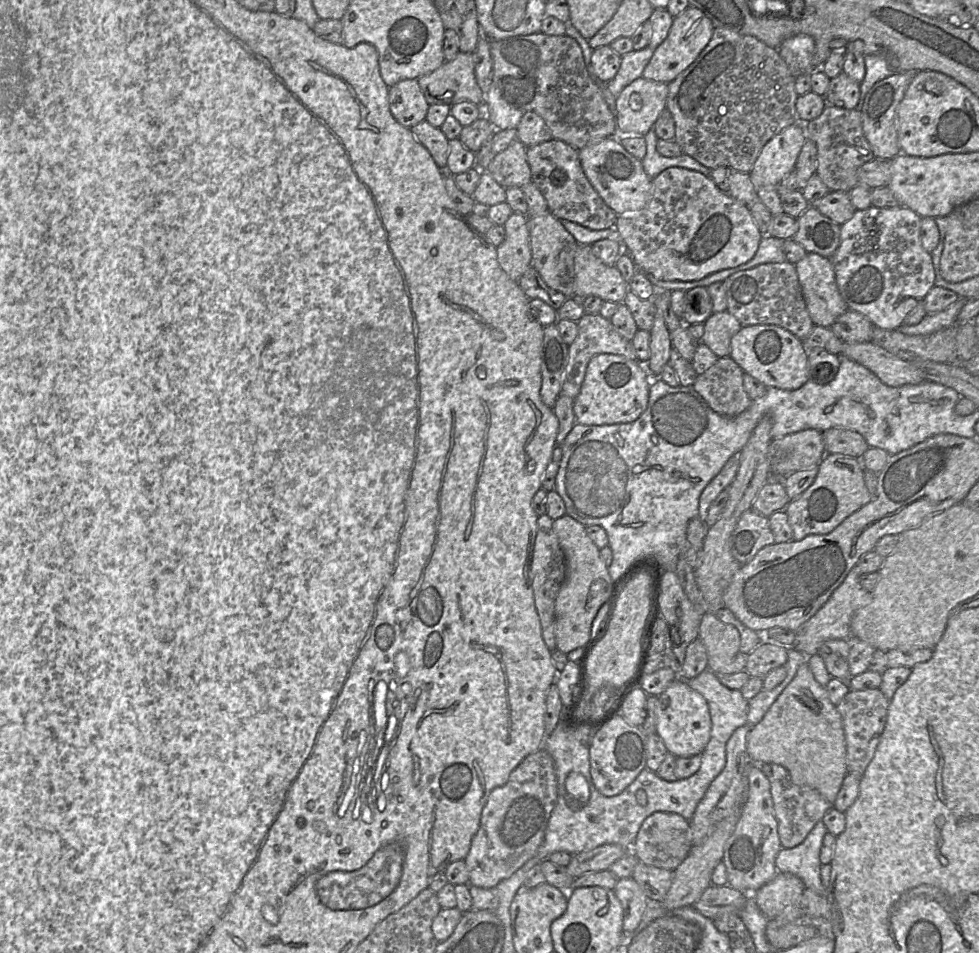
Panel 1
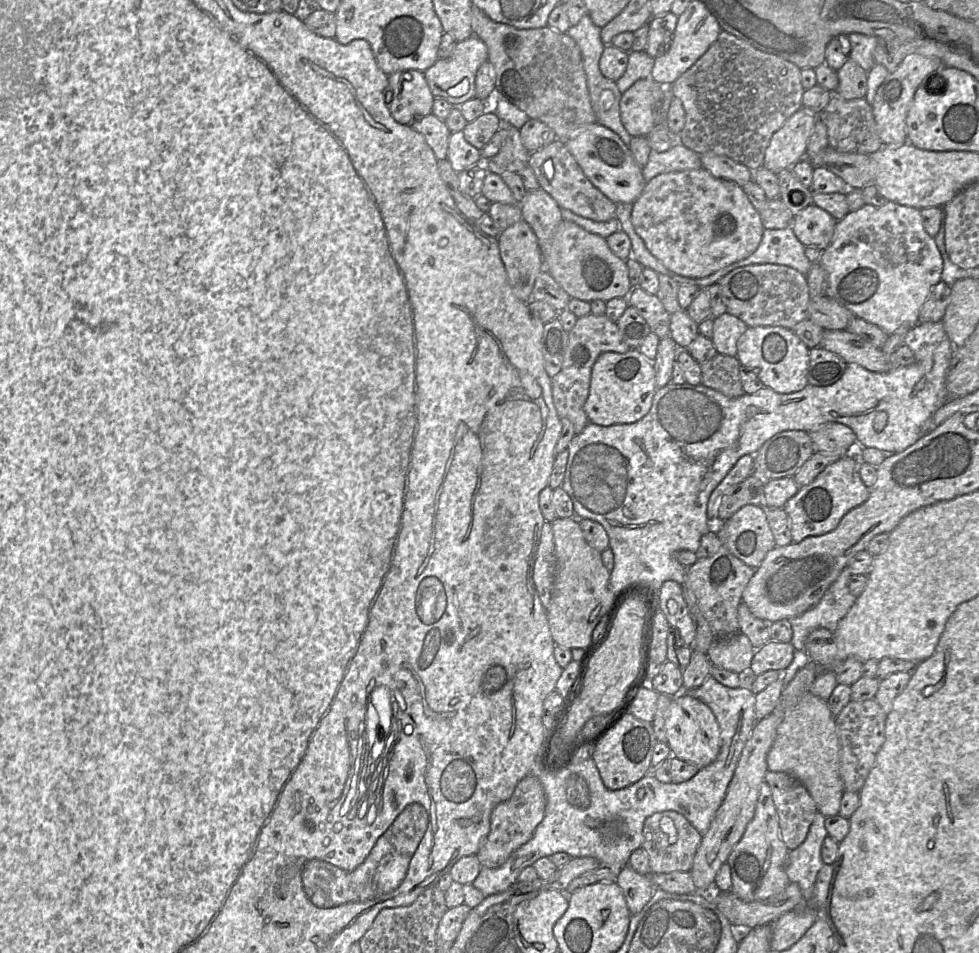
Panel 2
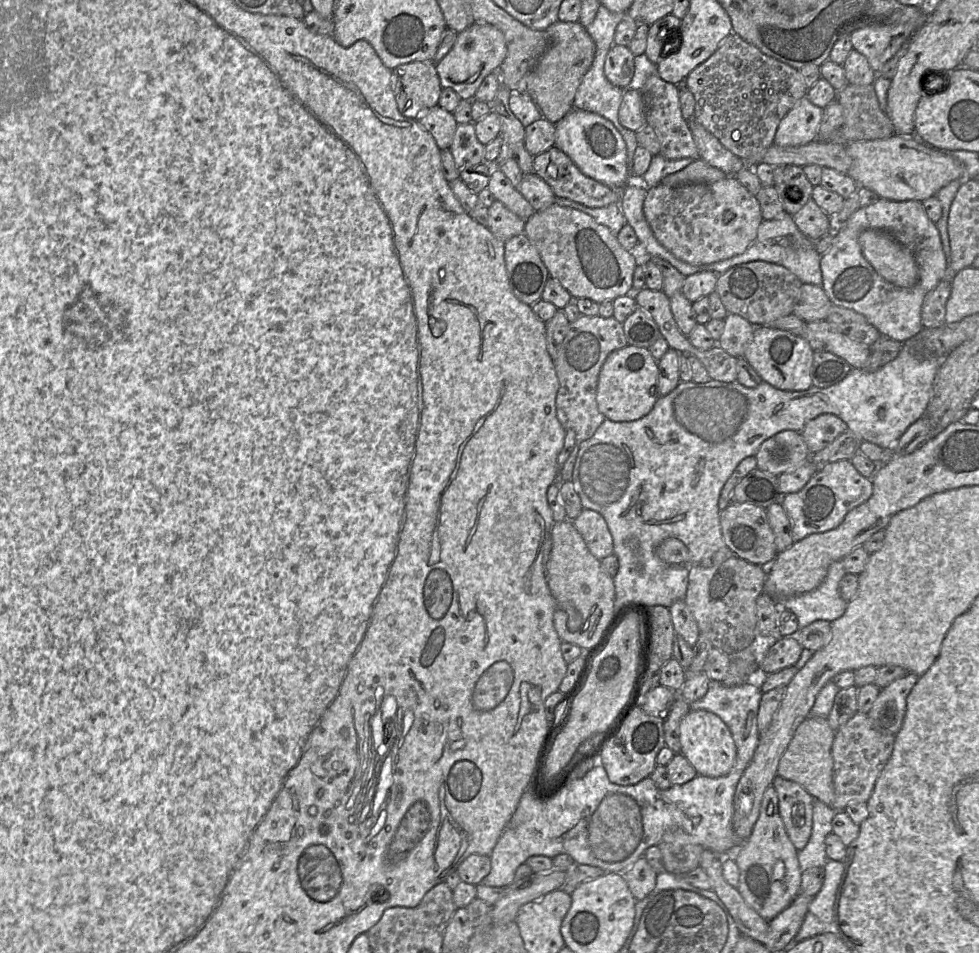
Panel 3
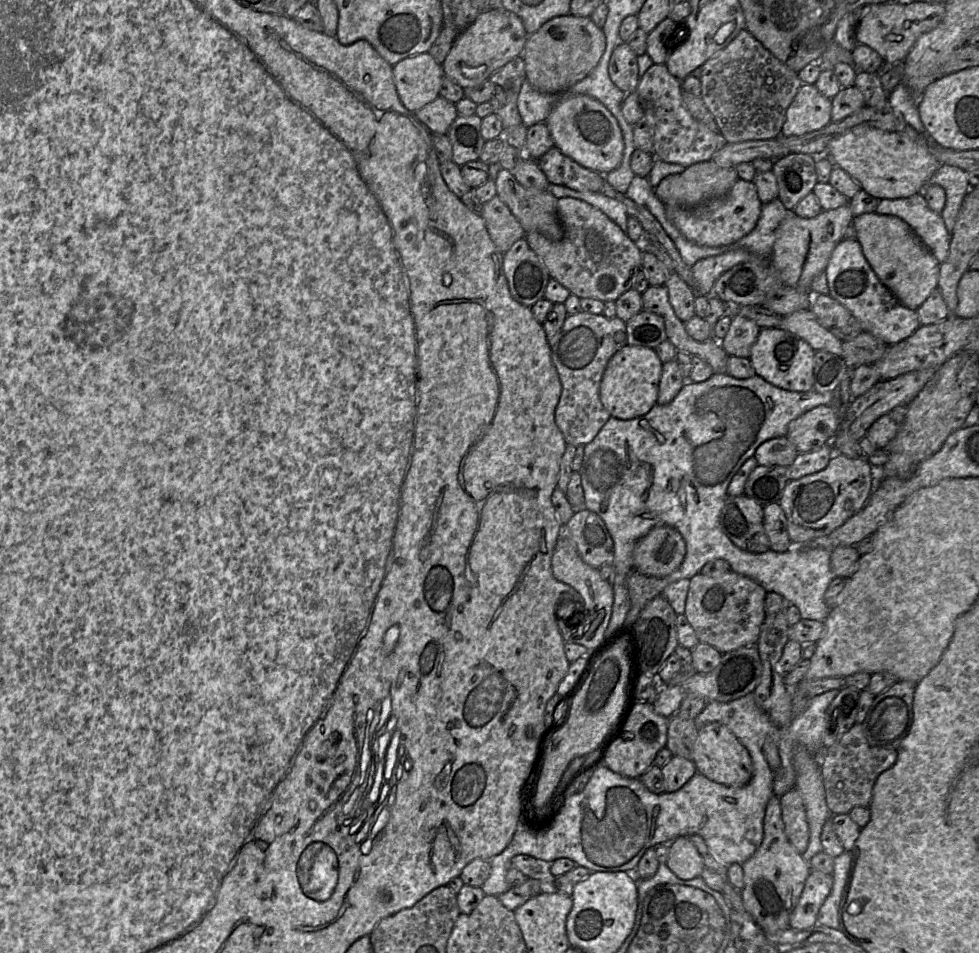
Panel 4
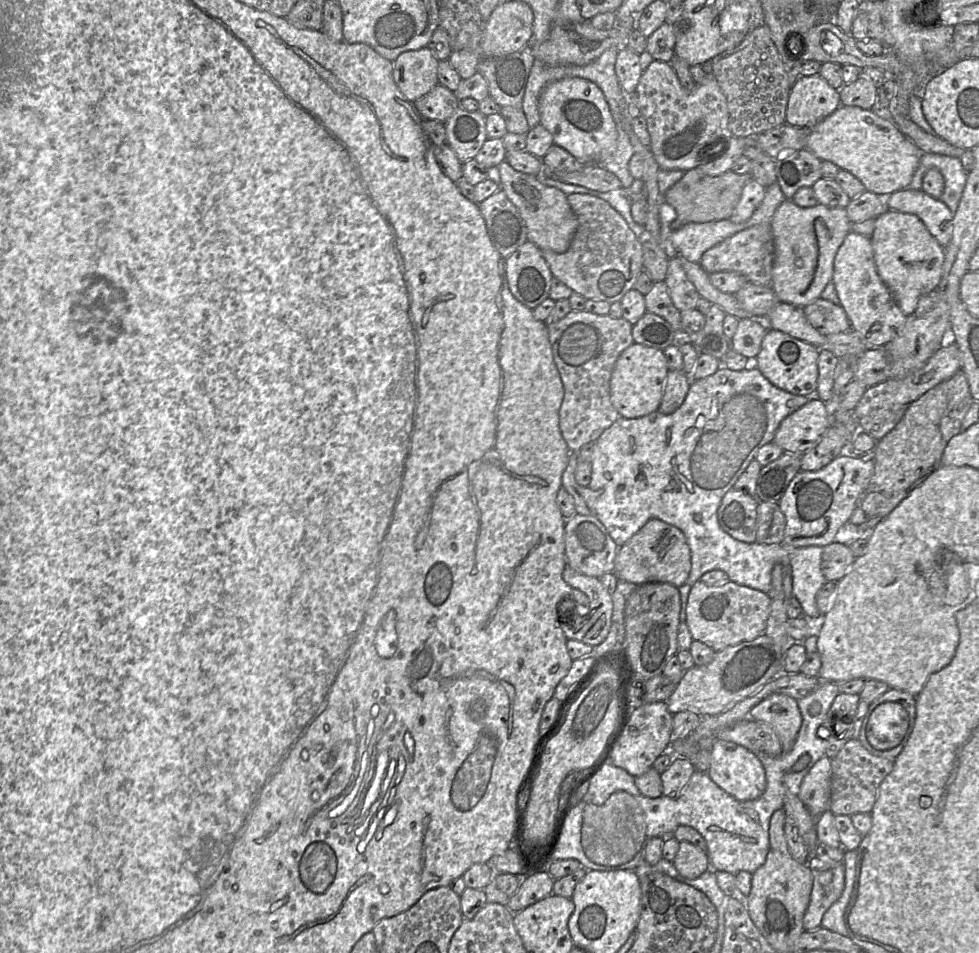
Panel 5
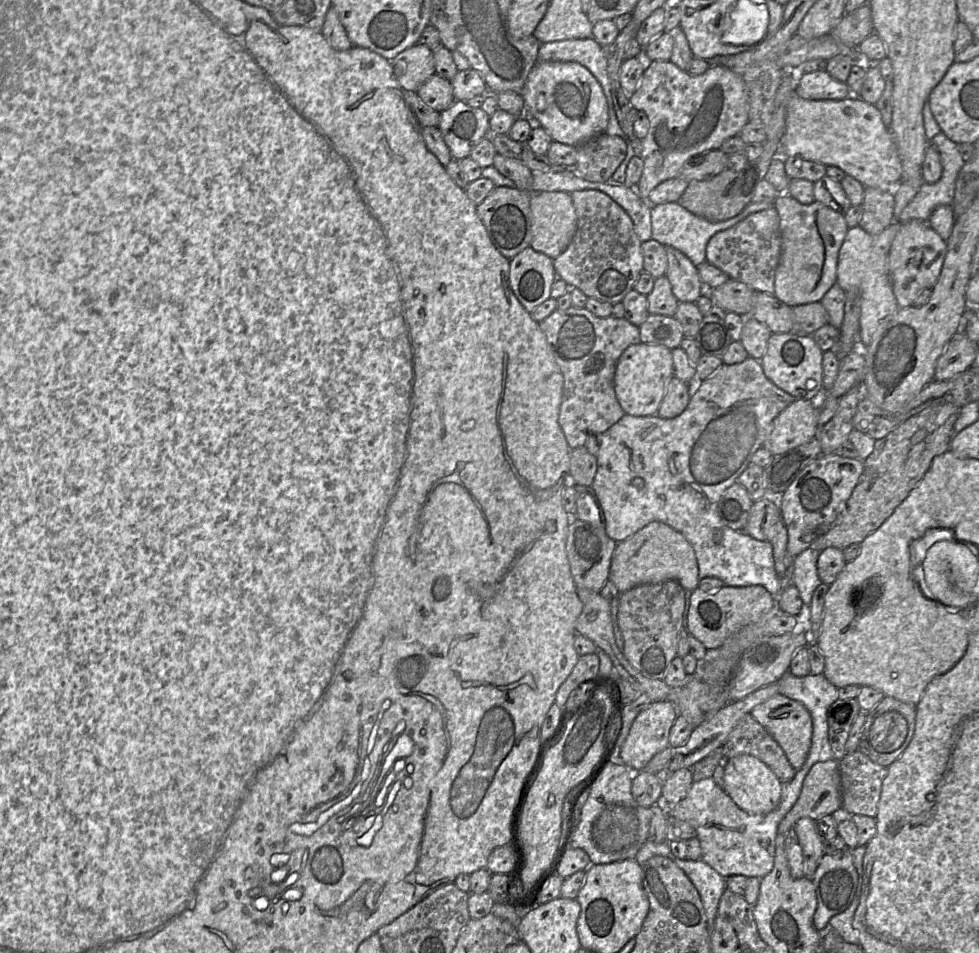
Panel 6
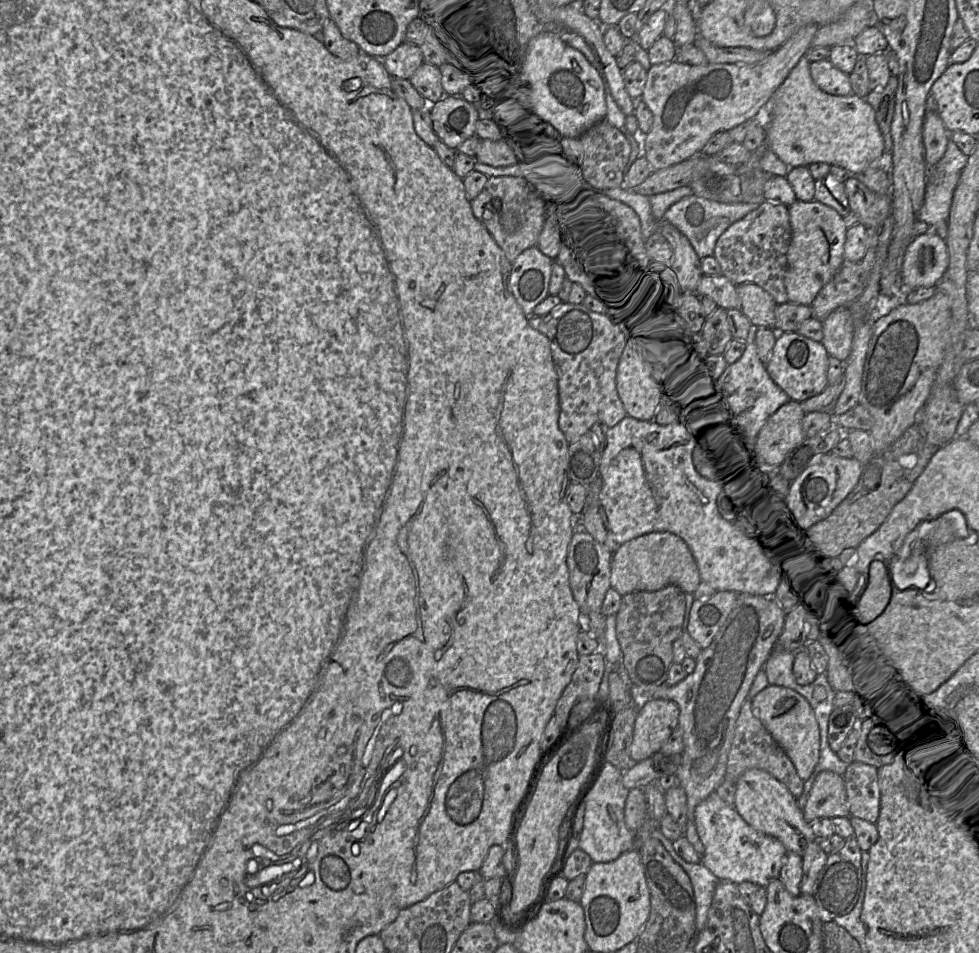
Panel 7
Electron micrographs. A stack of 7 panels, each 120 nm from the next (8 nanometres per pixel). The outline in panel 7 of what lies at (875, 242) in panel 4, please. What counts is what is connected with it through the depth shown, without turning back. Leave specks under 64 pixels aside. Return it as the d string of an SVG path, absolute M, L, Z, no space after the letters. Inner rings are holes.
M933 231L922 233L916 237L906 248L901 268L901 277L904 285L904 295L906 290L912 290L918 287L936 286L946 274L948 268L948 248L946 240L939 237Z

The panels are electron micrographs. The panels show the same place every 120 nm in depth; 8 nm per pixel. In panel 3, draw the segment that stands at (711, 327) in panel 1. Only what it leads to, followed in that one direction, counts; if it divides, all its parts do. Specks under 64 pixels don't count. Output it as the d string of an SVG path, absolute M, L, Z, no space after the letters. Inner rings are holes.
M728 314L724 322L724 330L717 345L731 356L743 357L756 327L737 314Z

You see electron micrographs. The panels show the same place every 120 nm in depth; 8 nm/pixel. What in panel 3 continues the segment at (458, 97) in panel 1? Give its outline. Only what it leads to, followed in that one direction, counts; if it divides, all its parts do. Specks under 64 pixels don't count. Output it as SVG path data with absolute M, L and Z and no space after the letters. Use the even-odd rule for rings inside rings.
M473 22L457 34L451 50L436 63L436 70L442 88L454 90L462 100L474 100L474 95L490 73L497 72L507 55L503 33L493 25Z

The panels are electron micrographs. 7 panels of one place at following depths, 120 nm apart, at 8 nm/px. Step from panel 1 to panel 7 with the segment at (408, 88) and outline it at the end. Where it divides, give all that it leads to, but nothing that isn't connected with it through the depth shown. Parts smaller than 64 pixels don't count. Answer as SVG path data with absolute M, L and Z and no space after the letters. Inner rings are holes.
M405 42L383 59L392 78L409 79L425 63L425 50L411 42Z

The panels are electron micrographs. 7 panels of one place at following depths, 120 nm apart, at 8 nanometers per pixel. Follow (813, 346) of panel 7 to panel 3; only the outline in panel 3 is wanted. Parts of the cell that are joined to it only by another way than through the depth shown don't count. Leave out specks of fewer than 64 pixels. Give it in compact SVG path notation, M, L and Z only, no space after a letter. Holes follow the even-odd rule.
M758 326L743 357L762 380L773 387L785 391L803 391L812 387L813 352L809 343L801 336L771 326Z

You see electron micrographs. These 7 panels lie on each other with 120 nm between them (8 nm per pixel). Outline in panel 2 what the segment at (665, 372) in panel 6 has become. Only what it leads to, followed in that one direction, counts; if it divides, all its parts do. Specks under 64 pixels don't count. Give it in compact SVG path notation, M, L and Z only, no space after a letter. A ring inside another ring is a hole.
M638 349L626 353L607 351L599 355L592 367L584 410L590 423L602 426L634 423L649 412L657 388L653 361Z

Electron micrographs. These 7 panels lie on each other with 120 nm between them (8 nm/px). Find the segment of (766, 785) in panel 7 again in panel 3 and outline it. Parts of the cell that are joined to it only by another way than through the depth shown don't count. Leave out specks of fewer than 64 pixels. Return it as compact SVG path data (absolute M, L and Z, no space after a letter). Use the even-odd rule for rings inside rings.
M690 710L679 727L681 754L694 767L698 775L720 777L734 766L737 749L727 725L714 713L706 710Z

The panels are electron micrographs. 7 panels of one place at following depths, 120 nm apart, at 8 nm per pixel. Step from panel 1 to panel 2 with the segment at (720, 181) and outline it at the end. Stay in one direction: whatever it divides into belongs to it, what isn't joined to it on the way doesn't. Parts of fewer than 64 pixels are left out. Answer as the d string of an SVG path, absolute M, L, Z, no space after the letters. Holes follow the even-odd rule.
M705 153L699 155L702 167L714 177L733 181L740 187L754 180L754 171L726 156Z

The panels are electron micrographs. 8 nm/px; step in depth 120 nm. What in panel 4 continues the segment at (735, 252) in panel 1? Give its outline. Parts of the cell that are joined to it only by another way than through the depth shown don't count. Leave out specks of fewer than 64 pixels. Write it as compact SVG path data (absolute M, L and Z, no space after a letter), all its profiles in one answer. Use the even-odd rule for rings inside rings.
M738 179L728 193L694 207L665 205L668 220L689 241L701 246L723 246L736 242L756 226L763 203L753 181Z

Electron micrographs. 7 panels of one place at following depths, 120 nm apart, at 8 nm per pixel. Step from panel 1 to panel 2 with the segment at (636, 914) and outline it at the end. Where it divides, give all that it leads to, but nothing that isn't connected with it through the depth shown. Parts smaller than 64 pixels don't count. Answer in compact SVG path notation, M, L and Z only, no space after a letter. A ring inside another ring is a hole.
M629 865L617 869L617 884L621 888L631 915L639 913L651 899L655 885L649 875L642 875Z

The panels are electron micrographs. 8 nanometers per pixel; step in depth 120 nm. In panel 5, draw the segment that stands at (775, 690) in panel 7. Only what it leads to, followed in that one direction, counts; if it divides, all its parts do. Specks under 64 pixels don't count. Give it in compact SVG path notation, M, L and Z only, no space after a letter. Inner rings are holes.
M772 694L750 710L749 718L773 728L780 740L782 753L792 750L802 724L797 700L784 694Z

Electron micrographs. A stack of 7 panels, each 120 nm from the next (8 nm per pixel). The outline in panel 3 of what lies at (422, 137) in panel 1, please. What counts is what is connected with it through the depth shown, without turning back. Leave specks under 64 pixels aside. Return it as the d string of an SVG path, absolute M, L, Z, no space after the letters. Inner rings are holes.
M437 105L423 114L417 121L432 135L440 150L450 148L458 125L451 112Z

